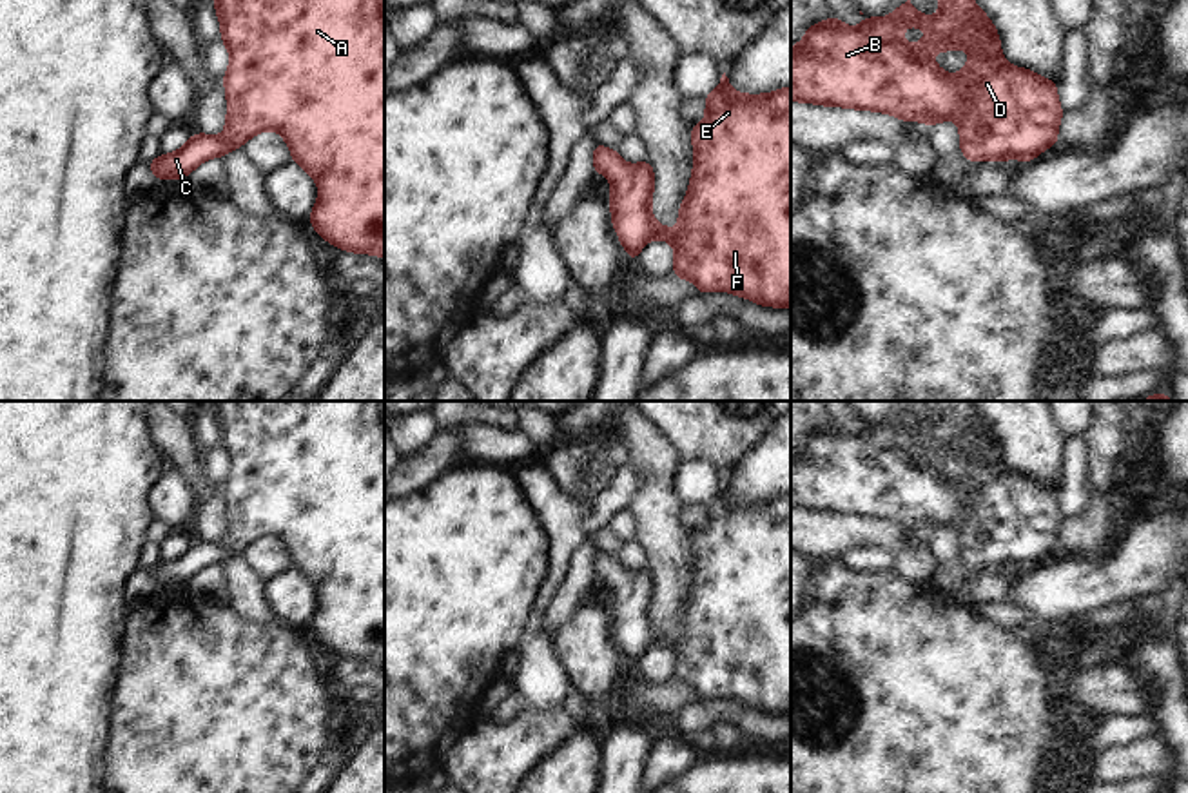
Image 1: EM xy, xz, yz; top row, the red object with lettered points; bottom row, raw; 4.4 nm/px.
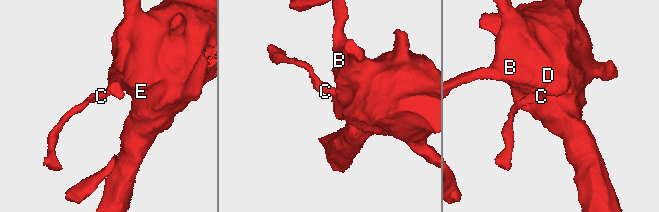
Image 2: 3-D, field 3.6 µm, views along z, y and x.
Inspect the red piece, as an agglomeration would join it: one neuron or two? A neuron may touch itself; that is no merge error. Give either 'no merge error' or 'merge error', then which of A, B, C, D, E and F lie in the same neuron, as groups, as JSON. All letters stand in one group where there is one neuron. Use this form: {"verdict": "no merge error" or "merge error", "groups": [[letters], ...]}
{"verdict": "no merge error", "groups": [["A", "B", "C", "D", "E", "F"]]}

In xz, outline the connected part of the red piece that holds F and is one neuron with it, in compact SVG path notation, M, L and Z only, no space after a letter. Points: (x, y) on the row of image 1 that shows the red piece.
M725 73L720 85L704 96L706 120L689 129L695 156L687 194L678 209L675 230L655 221L651 196L655 174L649 160L626 163L615 149L600 143L593 149L595 172L611 180L611 223L631 261L649 240L666 240L675 247L673 274L689 279L698 292L725 290L764 307L791 308L791 87L769 94L740 94L731 89Z

